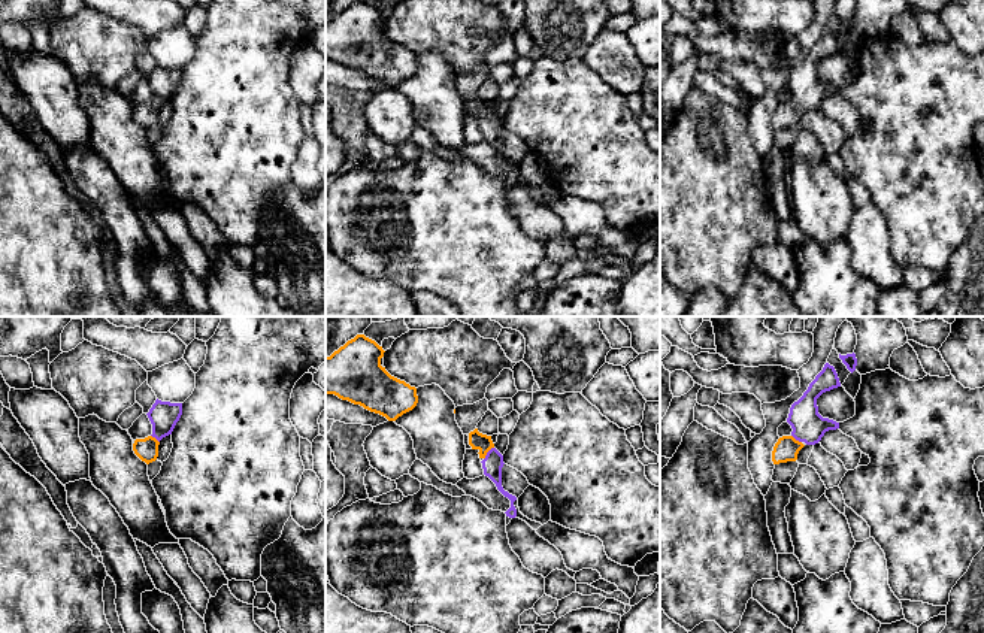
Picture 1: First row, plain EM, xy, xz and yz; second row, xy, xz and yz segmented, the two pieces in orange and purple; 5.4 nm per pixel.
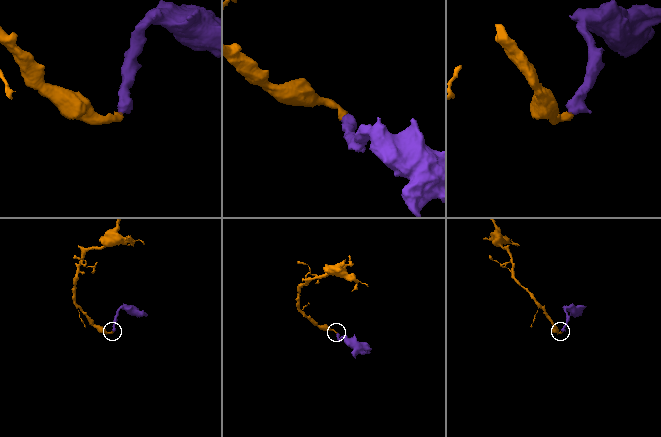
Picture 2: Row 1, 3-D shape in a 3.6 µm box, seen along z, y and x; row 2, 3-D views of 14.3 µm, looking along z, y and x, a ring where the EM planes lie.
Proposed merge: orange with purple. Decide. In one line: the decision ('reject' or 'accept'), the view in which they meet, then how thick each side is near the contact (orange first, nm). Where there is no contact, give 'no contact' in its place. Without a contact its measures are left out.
accept; contact in xz; calibres 90 and 110 nm

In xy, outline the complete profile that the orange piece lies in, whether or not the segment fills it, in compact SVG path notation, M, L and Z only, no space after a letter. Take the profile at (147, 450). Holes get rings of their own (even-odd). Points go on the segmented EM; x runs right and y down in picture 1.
M157 399L146 415L152 424L152 434L145 439L136 439L133 451L142 461L149 464L158 457L160 440L172 434L179 421L182 403L161 402Z

